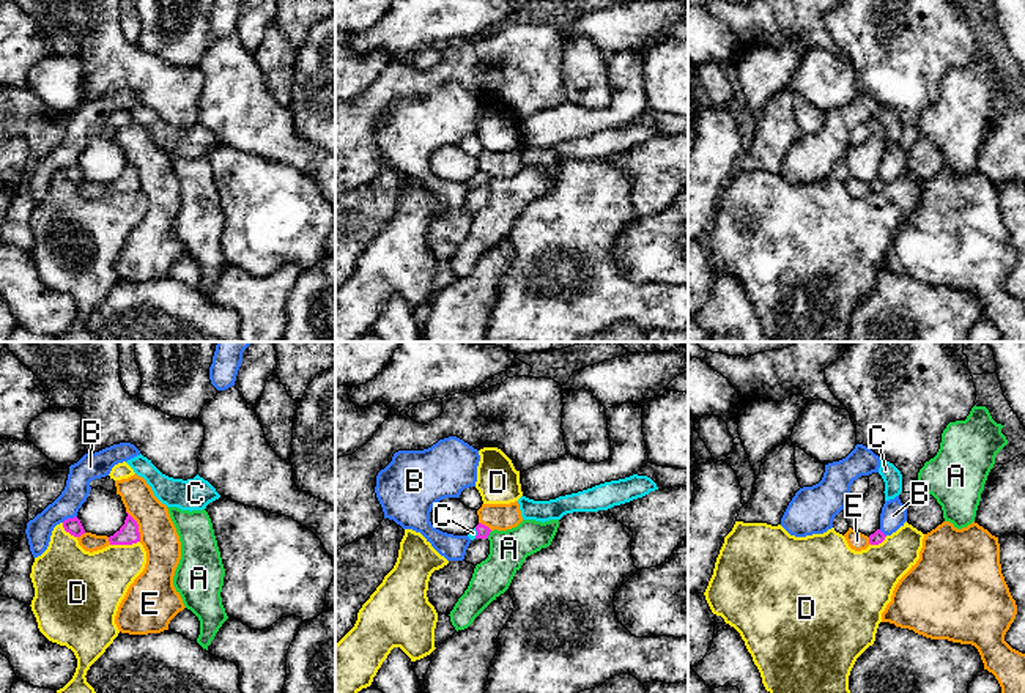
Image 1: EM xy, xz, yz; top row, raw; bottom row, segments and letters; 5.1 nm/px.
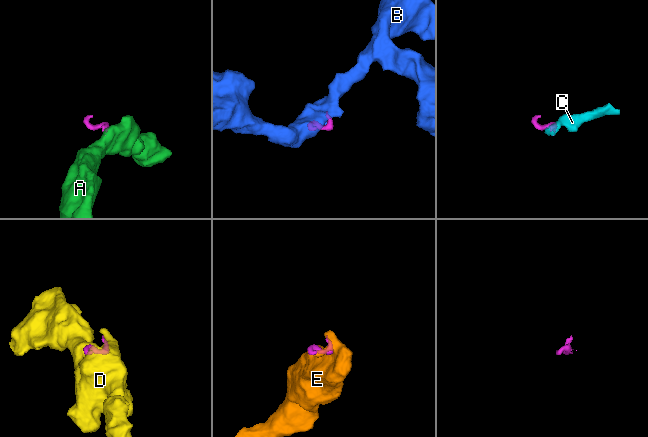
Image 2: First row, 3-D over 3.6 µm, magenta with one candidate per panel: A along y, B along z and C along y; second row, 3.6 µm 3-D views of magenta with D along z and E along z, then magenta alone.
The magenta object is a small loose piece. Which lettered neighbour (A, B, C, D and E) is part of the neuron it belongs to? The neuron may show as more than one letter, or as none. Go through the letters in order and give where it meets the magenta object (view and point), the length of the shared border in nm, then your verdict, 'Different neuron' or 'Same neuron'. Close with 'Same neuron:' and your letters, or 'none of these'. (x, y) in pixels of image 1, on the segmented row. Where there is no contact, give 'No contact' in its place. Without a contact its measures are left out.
A: Touches magenta at xz (488, 534). Shared border 50 nm. Different neuron
B: Touches magenta at xy (68, 518). Shared border 90 nm. Different neuron
C: Touches magenta at xz (477, 533). Shared border 60 nm. Same neuron
D: Touches magenta at xy (125, 544). Shared border 150 nm. Different neuron
E: Touches magenta at xy (137, 526). Shared border 180 nm. Different neuron
Same neuron: C

